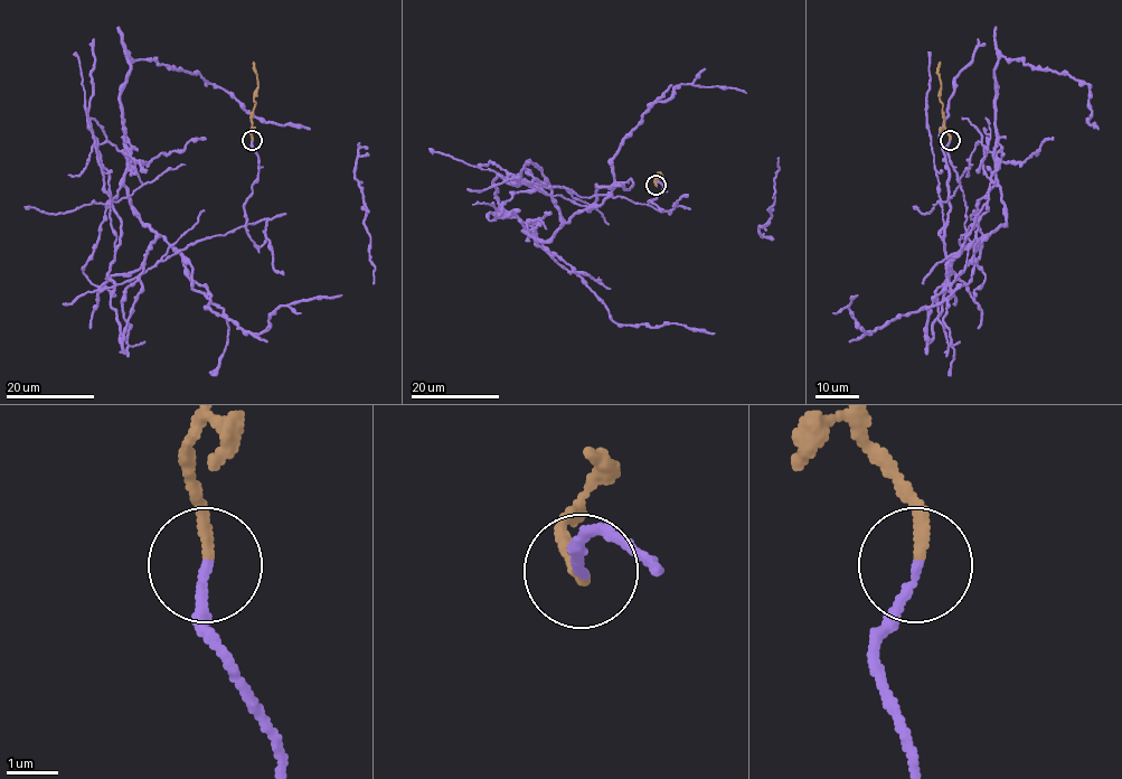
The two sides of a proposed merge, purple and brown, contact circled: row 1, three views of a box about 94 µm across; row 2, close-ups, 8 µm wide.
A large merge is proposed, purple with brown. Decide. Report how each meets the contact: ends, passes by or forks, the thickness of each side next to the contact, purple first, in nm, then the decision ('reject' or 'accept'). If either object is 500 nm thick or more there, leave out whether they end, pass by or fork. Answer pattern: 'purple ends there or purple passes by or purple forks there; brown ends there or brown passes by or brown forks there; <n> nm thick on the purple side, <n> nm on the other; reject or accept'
purple ends there; brown ends there; 190 nm thick on the purple side, 200 nm on the other; reject

